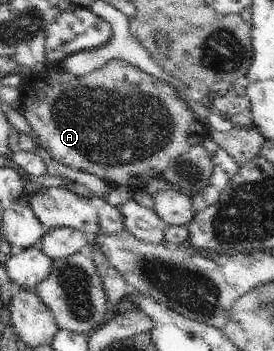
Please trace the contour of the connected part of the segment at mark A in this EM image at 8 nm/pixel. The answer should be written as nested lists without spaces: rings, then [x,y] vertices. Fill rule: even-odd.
[[[109,60],[99,70],[84,76],[74,76],[64,65],[48,71],[41,82],[26,87],[19,110],[32,130],[39,134],[39,146],[65,166],[88,172],[115,186],[137,190],[149,180],[161,177],[173,160],[185,154],[191,146],[203,144],[210,136],[208,126],[195,116],[173,84],[155,78],[125,60]]]

